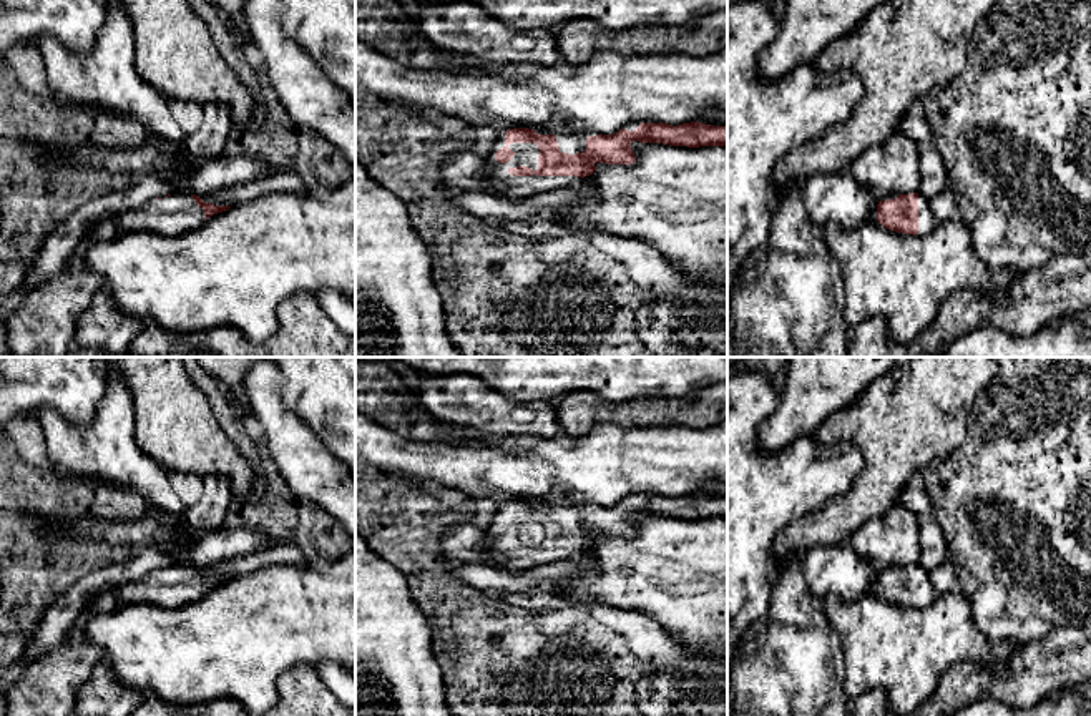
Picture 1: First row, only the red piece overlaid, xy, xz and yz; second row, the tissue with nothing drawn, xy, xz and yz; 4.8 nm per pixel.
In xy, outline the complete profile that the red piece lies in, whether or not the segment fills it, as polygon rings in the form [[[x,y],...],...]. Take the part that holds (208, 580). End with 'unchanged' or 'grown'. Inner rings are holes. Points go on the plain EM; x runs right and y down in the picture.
[[[173,565],[105,591],[80,615],[60,646],[22,668],[20,678],[3,694],[0,716],[73,716],[78,689],[103,660],[101,648],[88,640],[85,630],[93,613],[113,611],[130,603],[176,608],[229,580],[204,575],[196,566]]]; grown

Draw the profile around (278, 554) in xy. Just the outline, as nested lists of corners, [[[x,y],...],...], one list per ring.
[[[272,543],[254,553],[242,555],[214,566],[203,566],[199,570],[214,578],[234,578],[277,565],[306,566],[307,560],[292,543]]]

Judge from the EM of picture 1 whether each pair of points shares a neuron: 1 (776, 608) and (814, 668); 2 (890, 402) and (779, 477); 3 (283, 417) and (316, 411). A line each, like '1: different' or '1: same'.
1: same
2: different
3: different

